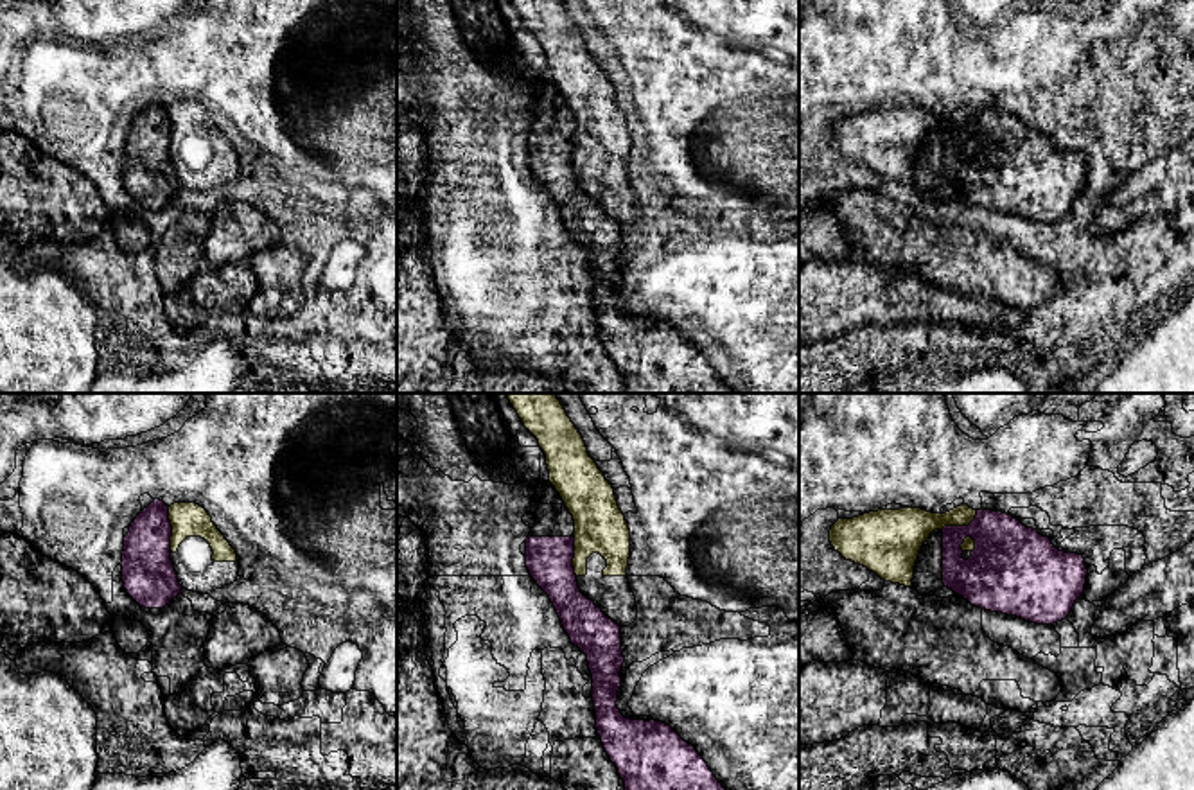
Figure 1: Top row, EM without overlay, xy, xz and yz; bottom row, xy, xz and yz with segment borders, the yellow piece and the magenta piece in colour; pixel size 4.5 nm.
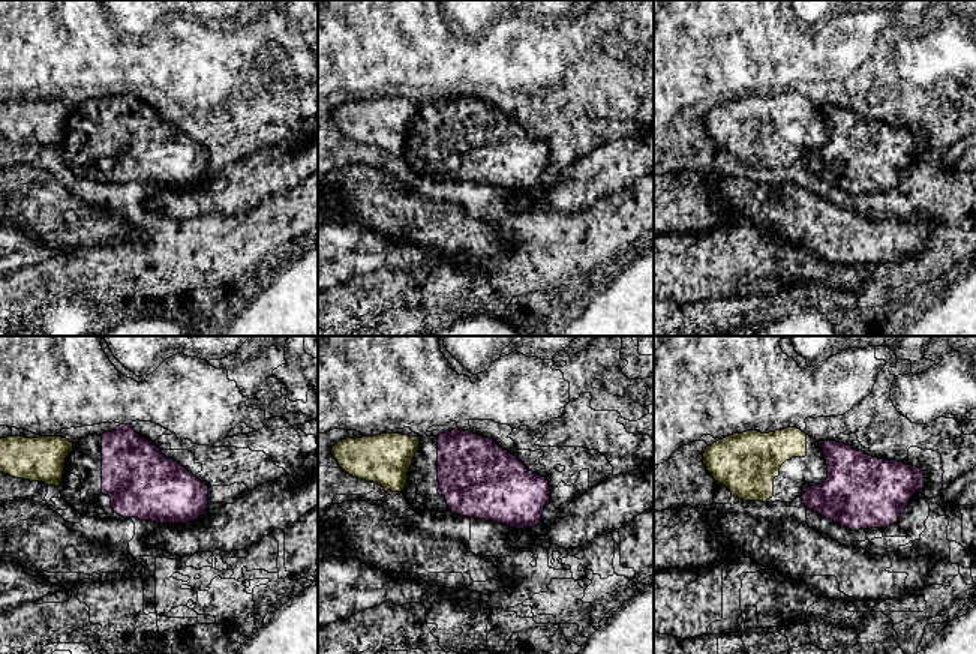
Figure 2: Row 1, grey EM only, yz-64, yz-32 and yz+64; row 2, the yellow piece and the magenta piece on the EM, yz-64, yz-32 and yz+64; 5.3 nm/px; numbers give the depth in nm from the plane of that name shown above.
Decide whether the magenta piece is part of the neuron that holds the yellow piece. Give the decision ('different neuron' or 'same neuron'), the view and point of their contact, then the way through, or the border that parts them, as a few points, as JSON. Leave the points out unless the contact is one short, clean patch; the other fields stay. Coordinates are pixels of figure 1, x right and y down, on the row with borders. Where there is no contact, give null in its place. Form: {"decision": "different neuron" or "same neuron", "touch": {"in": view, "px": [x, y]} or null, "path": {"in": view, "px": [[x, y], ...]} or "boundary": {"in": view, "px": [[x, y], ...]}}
{"decision": "different neuron", "touch": {"in": "xy", "px": [173, 528]}, "boundary": {"in": "xy", "px": [[167, 507], [171, 550]]}}

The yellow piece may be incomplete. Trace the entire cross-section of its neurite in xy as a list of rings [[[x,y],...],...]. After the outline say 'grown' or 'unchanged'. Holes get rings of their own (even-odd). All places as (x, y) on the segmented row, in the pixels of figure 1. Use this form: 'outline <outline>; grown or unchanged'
outline [[[196,503],[169,506],[171,560],[181,589],[210,594],[239,576],[237,553]]]; grown

